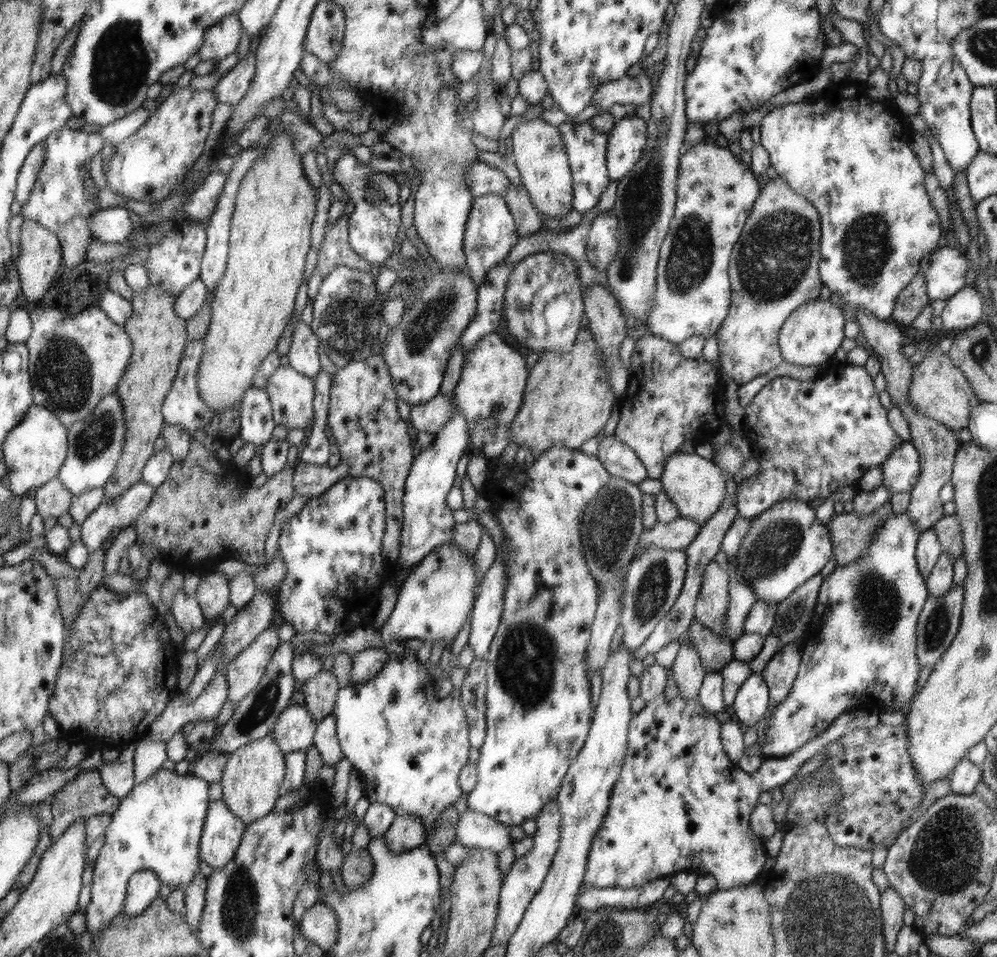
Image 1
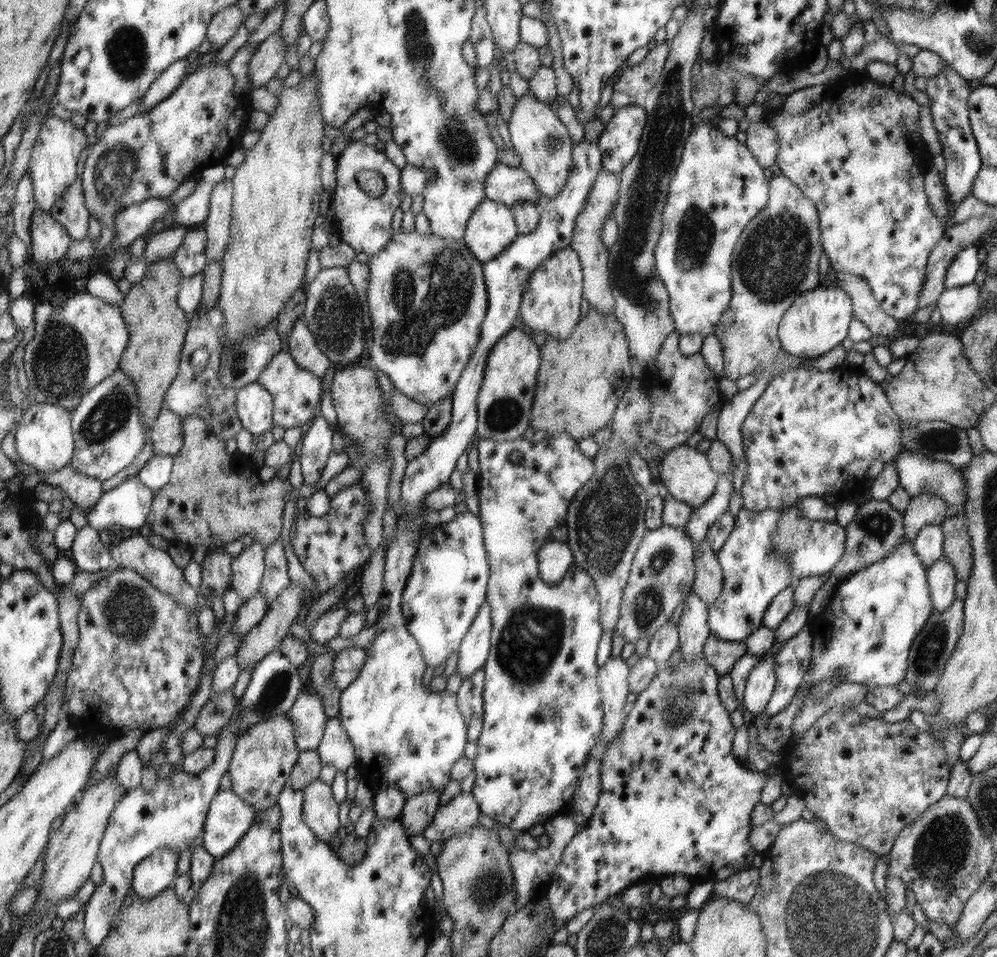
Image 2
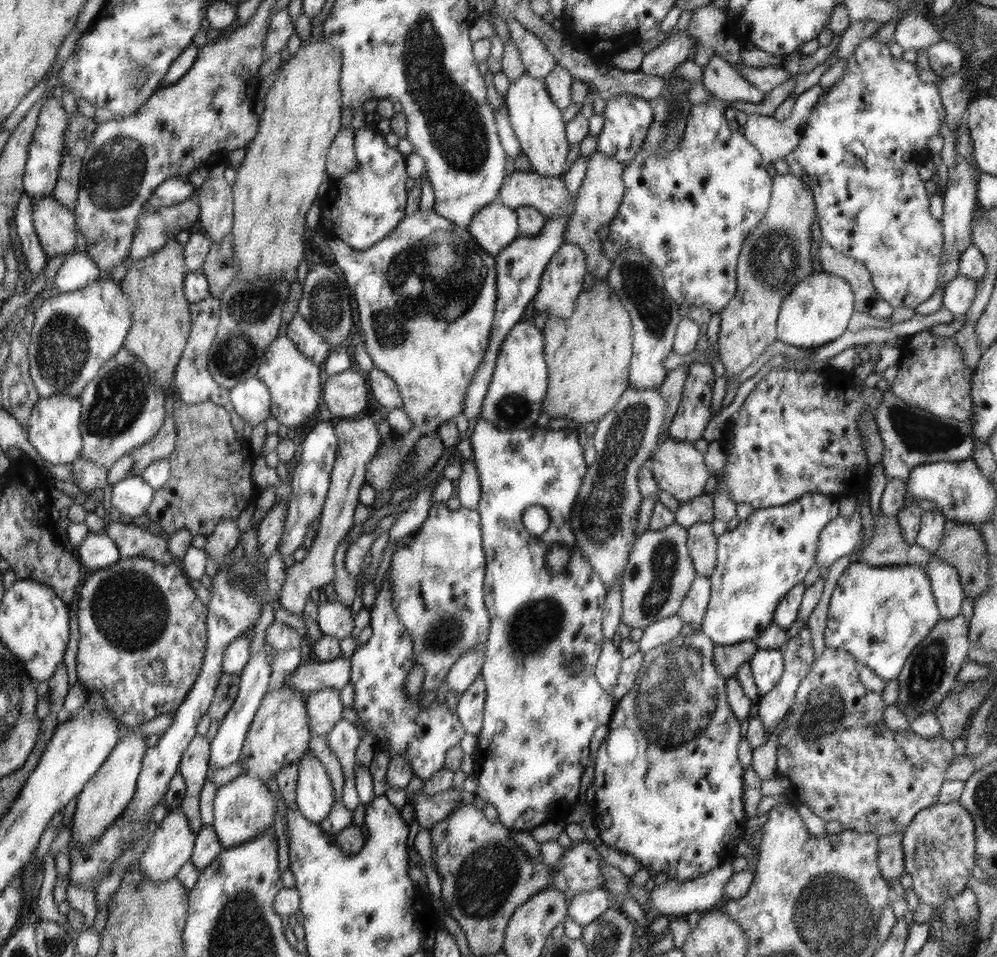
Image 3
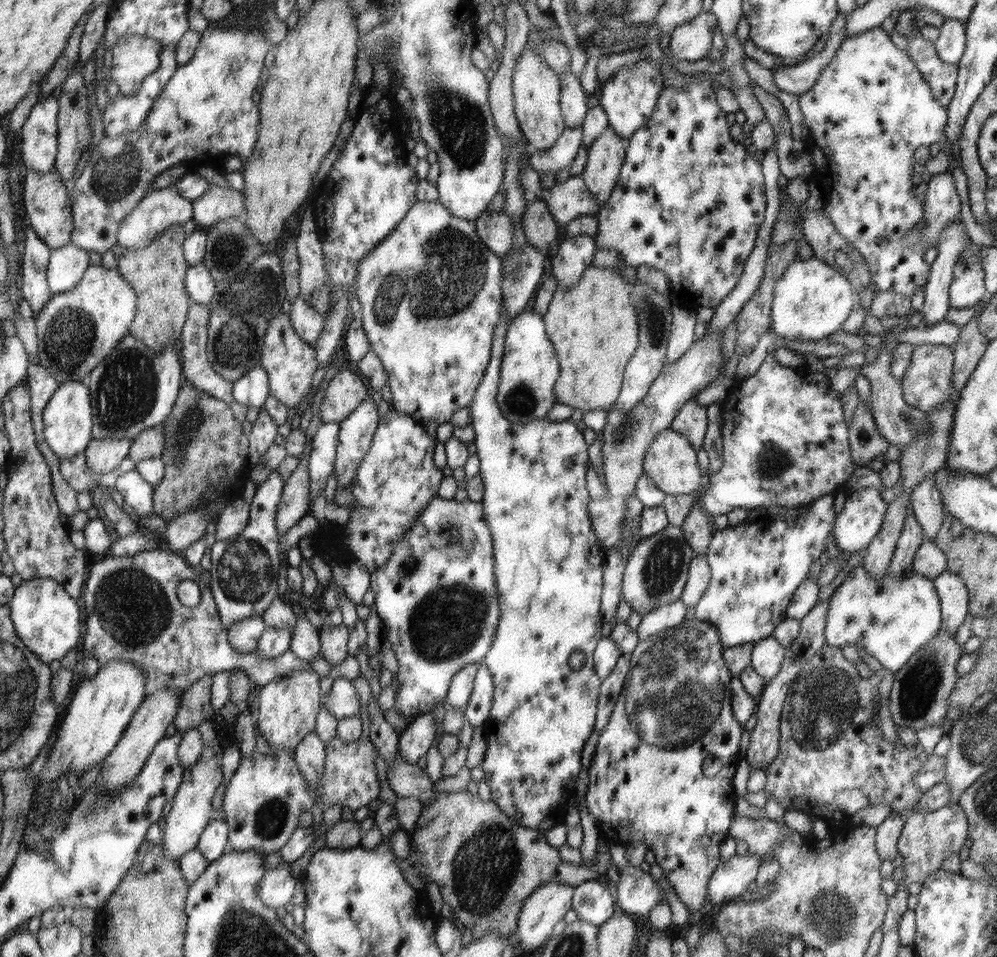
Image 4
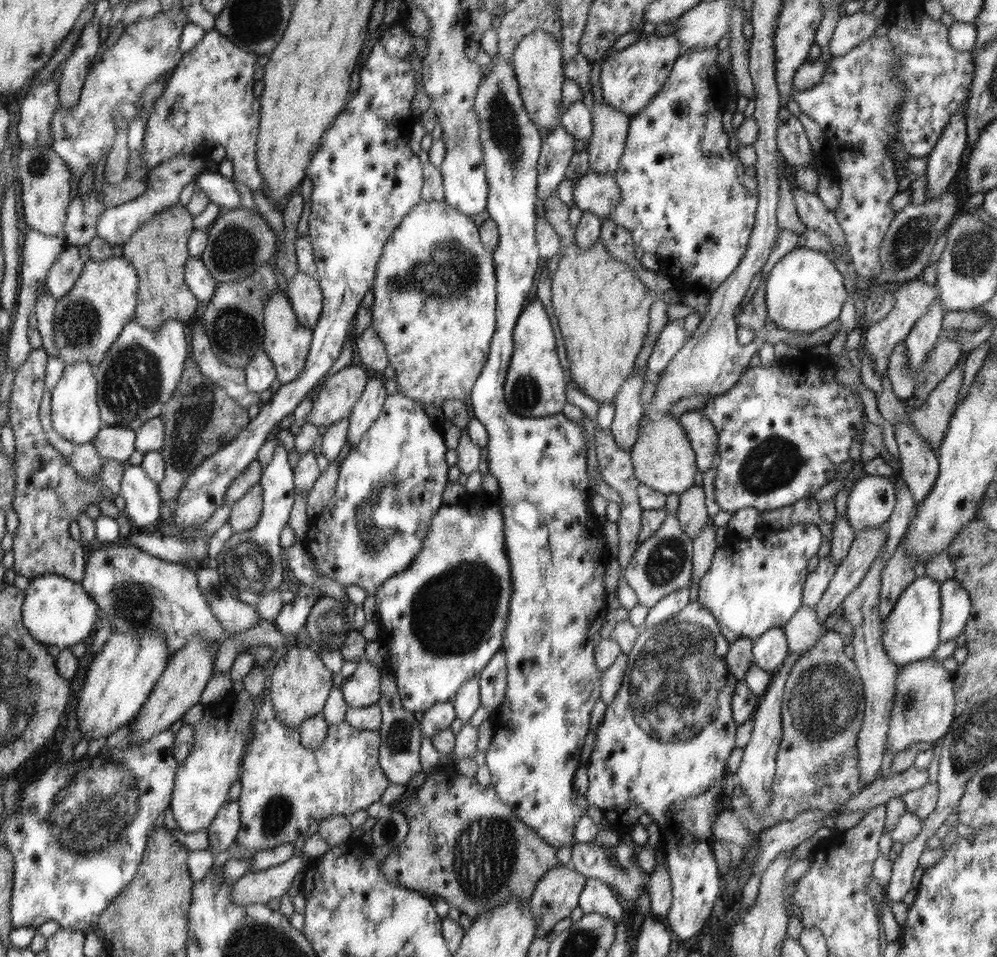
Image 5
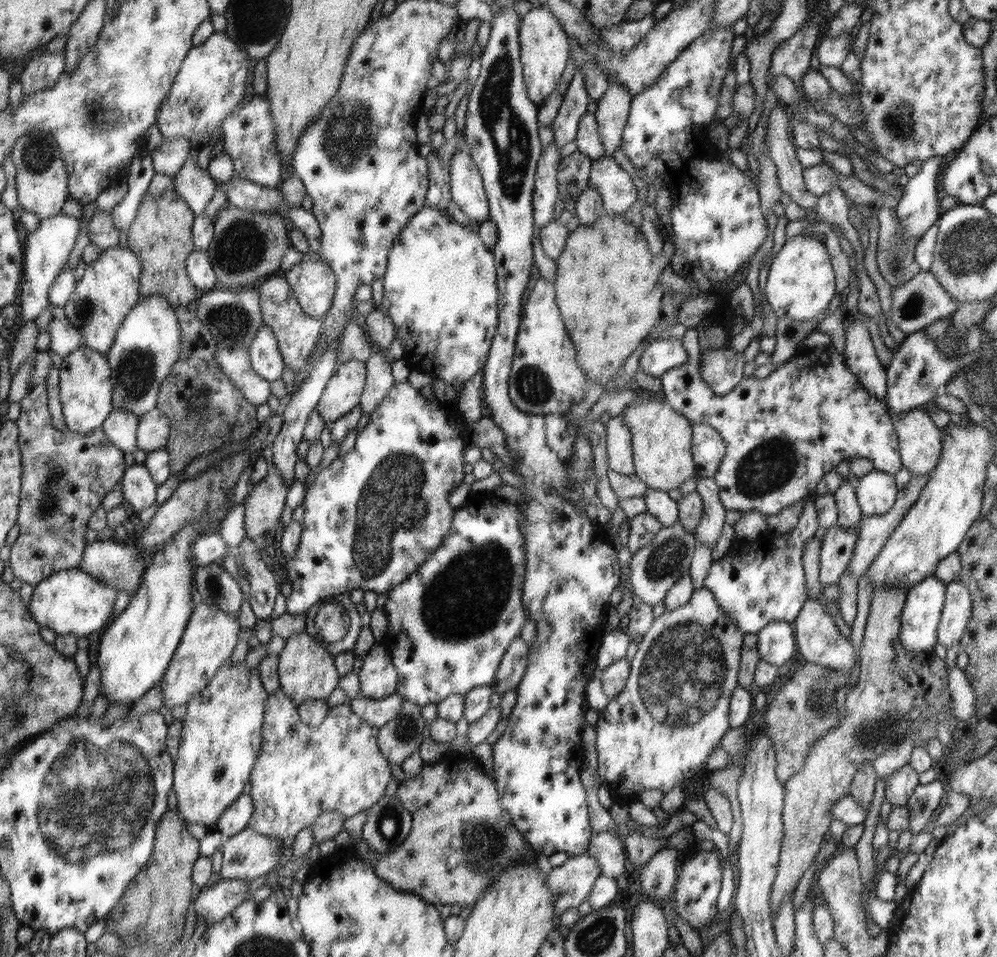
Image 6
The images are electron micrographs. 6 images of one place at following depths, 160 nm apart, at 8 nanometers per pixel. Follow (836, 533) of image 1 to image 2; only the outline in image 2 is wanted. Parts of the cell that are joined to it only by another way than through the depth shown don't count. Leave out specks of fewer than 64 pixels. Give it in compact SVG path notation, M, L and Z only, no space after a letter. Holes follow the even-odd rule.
M870 498L865 503L858 505L856 516L850 524L844 527L844 530L846 531L846 548L844 548L844 554L838 560L838 563L835 564L835 568L830 572L829 579L822 585L822 589L812 599L812 603L809 605L810 620L822 613L822 610L830 604L830 599L839 581L844 580L852 573L859 572L886 558L888 554L892 554L894 548L898 548L900 542L905 541L903 516L895 508L892 508L887 499Z

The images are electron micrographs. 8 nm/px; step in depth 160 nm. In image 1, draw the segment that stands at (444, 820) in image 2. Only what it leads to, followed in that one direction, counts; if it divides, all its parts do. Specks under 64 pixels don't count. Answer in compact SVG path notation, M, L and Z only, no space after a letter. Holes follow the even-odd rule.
M467 808L458 819L455 842L466 848L484 848L499 853L511 845L512 838L510 827L494 819Z

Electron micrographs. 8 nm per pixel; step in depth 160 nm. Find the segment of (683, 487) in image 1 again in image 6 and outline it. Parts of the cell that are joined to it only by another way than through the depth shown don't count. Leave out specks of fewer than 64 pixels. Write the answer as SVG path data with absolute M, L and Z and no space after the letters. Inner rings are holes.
M635 400L620 412L633 433L633 461L635 475L654 490L667 492L679 488L694 476L693 425L667 402Z

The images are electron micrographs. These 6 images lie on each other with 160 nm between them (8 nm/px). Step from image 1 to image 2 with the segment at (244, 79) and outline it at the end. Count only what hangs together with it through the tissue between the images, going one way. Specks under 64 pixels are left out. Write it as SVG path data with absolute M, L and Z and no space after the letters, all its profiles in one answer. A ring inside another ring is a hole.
M279 30L257 46L248 62L248 78L252 89L266 87L276 77L277 71L285 62L287 51Z

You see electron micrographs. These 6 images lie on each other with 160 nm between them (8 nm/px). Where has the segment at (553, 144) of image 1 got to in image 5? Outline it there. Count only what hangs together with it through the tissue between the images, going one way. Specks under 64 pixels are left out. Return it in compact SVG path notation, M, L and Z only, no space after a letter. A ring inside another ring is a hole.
M535 30L519 40L512 54L514 62L514 72L518 72L518 84L522 84L522 101L526 100L526 111L530 113L530 120L534 125L538 125L538 129L552 129L556 124L558 109L562 103L562 85L565 81L565 60L564 50L561 48L560 42L543 30Z

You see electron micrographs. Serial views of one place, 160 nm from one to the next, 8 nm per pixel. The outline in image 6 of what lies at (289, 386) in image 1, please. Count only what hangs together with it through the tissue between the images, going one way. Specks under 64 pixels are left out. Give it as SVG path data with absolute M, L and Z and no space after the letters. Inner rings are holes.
M282 273L266 277L266 281L262 280L258 292L263 324L275 334L285 365L297 374L305 368L309 356L314 353L314 347L322 339L325 317L314 318L304 311Z

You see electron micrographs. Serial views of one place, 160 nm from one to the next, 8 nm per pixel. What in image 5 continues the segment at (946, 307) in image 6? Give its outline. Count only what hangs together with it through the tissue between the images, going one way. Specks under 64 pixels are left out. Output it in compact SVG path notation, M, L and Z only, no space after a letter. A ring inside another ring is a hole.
M913 279L907 285L892 293L895 296L894 308L887 314L886 318L876 324L871 324L863 334L862 342L866 351L873 356L873 369L876 376L881 377L887 372L889 354L894 351L894 345L902 343L912 330L916 321L928 310L928 307L939 296L939 289L936 285L928 286L924 279Z

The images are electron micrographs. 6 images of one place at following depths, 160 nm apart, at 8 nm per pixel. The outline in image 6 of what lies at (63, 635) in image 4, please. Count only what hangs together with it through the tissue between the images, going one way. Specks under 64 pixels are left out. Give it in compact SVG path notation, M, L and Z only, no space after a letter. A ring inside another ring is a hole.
M79 569L61 571L34 587L30 600L30 615L41 629L53 630L56 634L86 636L100 630L110 622L118 589L104 585L90 574Z

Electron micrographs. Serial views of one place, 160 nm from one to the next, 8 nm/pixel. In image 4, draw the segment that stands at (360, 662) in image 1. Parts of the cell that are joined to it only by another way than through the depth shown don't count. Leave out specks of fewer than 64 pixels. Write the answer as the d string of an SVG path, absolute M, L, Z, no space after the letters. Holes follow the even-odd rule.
M167 549L148 550L138 552L130 557L104 558L102 562L93 564L91 576L86 580L86 589L82 595L84 612L86 612L86 632L82 635L82 654L84 658L94 656L100 666L107 662L127 660L133 662L143 670L146 677L146 698L162 687L170 687L174 691L184 693L190 685L206 677L222 671L234 669L243 670L256 684L264 687L274 680L289 676L295 670L309 668L311 663L300 660L292 651L288 650L272 660L260 660L257 650L251 650L240 654L229 643L228 630L222 627L218 608L213 599L212 592L206 583L196 576L198 570L186 563L182 554L169 552ZM184 580L192 580L198 583L202 593L200 604L195 608L188 608L176 596L178 583Z

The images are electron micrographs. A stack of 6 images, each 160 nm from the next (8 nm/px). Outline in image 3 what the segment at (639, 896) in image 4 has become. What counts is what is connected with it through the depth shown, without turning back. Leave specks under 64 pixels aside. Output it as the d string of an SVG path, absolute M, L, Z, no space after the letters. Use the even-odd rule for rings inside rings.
M727 858L725 862L719 864L718 867L713 868L712 871L707 872L706 876L699 876L696 880L680 881L676 879L670 879L661 885L656 885L650 893L652 899L652 909L656 910L659 915L675 915L677 917L683 917L687 914L703 911L712 910L720 907L723 901L726 900L724 887L732 875L736 872L732 869L731 858Z

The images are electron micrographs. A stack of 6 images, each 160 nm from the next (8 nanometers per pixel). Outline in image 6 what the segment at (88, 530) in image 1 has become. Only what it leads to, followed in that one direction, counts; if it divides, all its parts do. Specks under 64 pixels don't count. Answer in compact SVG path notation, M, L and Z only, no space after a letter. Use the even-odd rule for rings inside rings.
M134 463L125 471L121 480L123 498L126 504L140 513L156 503L156 489L159 487L146 465Z

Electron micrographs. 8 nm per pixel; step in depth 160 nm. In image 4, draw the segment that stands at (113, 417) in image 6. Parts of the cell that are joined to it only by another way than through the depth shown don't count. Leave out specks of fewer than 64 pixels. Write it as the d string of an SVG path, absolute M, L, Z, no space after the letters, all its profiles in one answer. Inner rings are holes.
M93 438L83 455L86 466L94 474L108 474L128 456L132 440L129 438Z

